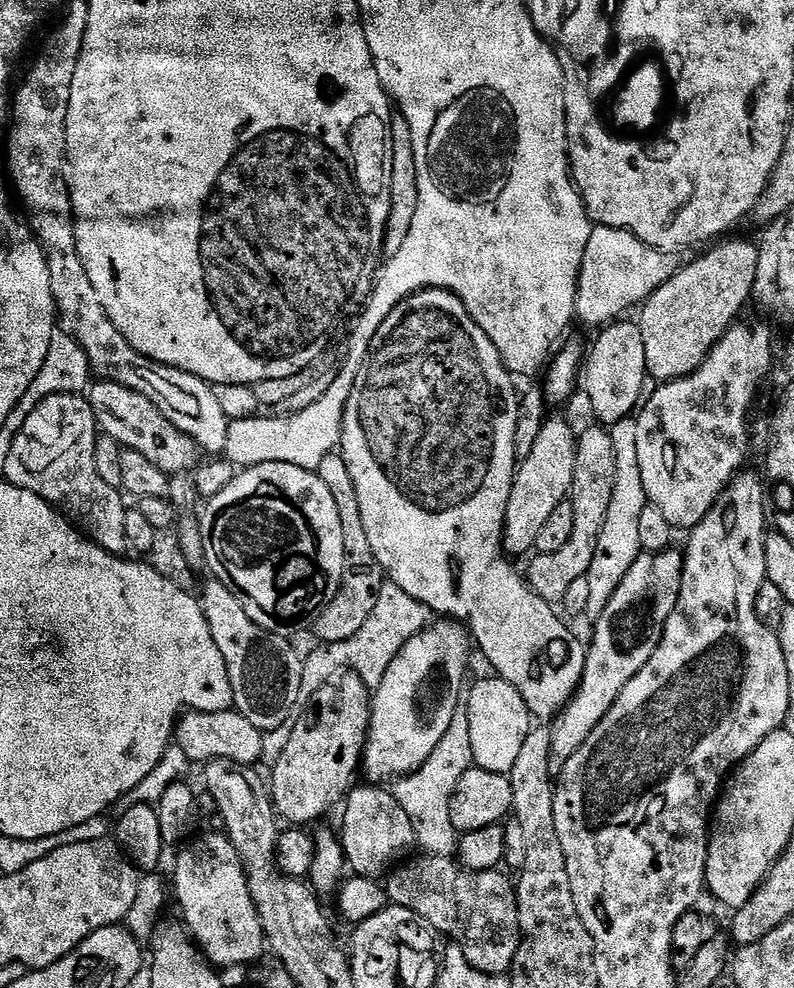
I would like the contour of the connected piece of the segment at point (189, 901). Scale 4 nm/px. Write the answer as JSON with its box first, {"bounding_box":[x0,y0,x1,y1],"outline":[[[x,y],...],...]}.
{"bounding_box":[170,835,266,968],"outline":[[[227,835],[204,836],[193,842],[189,848],[181,847],[176,856],[176,865],[170,877],[170,892],[176,895],[176,904],[180,907],[179,919],[198,945],[199,951],[212,966],[221,964],[224,968],[232,968],[235,964],[248,964],[259,961],[259,956],[266,952],[266,941],[259,914],[252,903],[251,896],[245,888],[245,876],[240,865],[239,856]]]}

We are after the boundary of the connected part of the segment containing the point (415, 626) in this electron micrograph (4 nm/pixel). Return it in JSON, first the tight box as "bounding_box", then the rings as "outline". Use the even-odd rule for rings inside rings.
{"bounding_box":[334,582,428,688],"outline":[[[391,582],[381,587],[378,601],[374,614],[364,622],[362,628],[351,639],[337,645],[334,650],[349,667],[347,669],[369,688],[375,688],[380,684],[390,662],[394,660],[410,637],[423,631],[427,621],[426,615],[428,615],[424,605]]]}

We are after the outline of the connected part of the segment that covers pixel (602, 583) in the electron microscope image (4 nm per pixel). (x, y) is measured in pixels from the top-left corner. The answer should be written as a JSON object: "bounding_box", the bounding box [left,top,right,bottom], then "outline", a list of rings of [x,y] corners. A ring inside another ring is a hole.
{"bounding_box":[584,420,648,614],"outline":[[[619,420],[618,423],[611,425],[609,433],[616,466],[614,488],[606,520],[597,538],[593,560],[584,576],[584,583],[586,582],[588,586],[588,608],[593,614],[602,611],[624,575],[641,555],[639,522],[644,509],[648,506],[642,486],[641,468],[638,466],[635,425],[628,420]]]}

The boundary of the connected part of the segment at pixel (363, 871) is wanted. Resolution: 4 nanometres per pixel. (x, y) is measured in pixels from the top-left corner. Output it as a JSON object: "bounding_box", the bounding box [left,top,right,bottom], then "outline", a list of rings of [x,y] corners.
{"bounding_box":[340,784,415,879],"outline":[[[372,784],[365,785],[353,787],[345,797],[340,843],[347,867],[355,875],[377,879],[380,874],[385,875],[410,846],[415,845],[415,837],[408,816],[395,801],[393,793],[384,792]]]}

